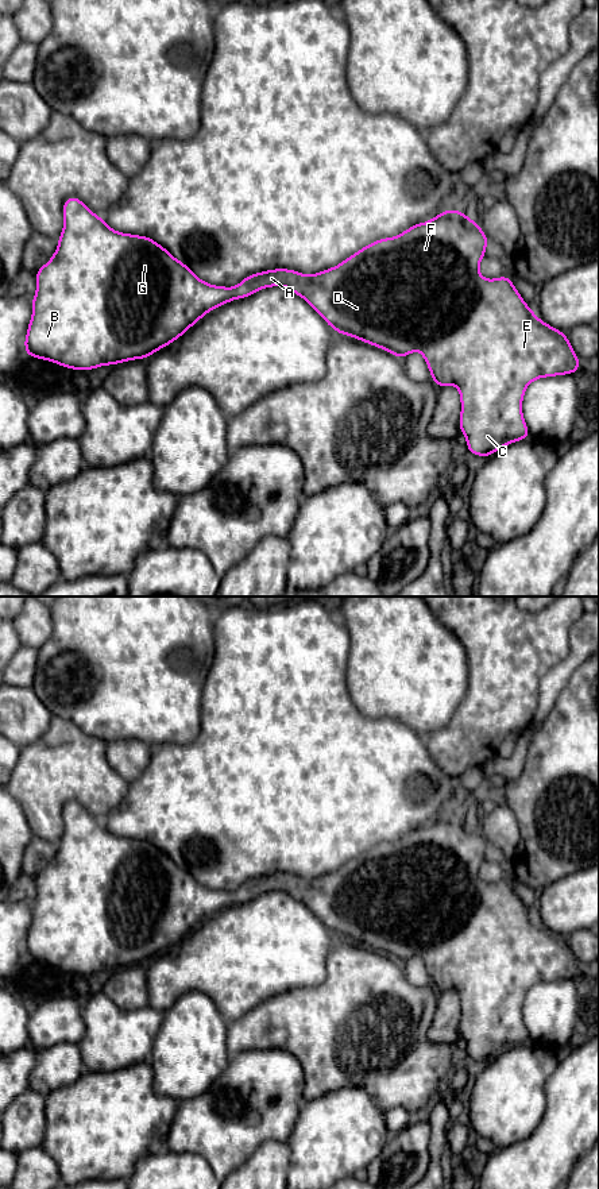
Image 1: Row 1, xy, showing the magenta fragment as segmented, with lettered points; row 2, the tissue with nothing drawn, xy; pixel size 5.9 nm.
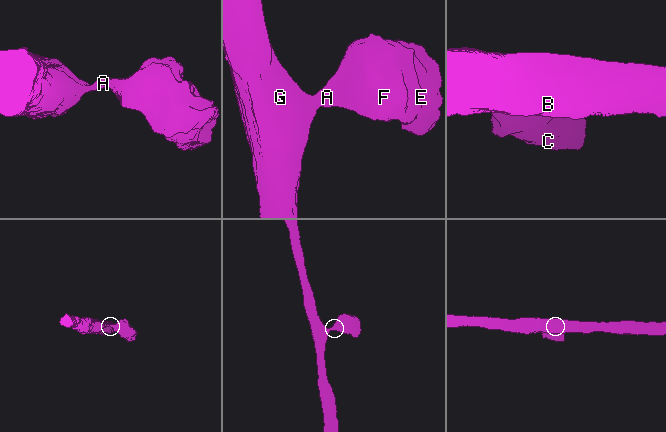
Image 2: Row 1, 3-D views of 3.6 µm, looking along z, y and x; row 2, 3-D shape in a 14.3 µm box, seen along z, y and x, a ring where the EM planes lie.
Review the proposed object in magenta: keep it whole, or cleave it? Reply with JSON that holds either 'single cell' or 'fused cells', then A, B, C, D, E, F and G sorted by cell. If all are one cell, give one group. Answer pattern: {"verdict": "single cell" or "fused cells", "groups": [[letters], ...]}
{"verdict": "single cell", "groups": [["A", "B", "C", "D", "E", "F", "G"]]}

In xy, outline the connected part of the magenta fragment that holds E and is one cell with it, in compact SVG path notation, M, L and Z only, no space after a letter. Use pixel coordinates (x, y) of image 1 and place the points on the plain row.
M70 800L63 806L63 834L58 842L58 850L51 864L35 876L36 881L36 896L31 904L32 920L28 927L27 938L24 942L26 961L35 964L49 965L57 968L61 972L70 974L97 974L101 970L109 969L116 970L123 966L135 964L147 964L150 960L165 953L173 946L178 945L188 934L190 934L198 924L213 914L228 908L233 904L241 904L250 902L256 896L282 891L291 895L298 902L304 903L322 923L335 934L339 939L351 941L362 945L374 951L382 953L389 958L398 961L399 964L406 962L413 956L422 958L426 970L430 976L430 983L437 992L455 989L460 997L461 1016L459 1023L460 1038L467 1042L467 1054L474 1061L488 1062L503 1051L521 1046L530 1042L529 1032L522 1019L522 1005L526 992L536 984L559 981L567 978L576 978L581 966L575 958L567 938L553 933L545 926L540 924L534 915L532 915L522 900L515 893L513 885L505 879L499 883L484 884L479 876L480 865L486 860L488 842L479 831L479 829L471 825L461 815L445 814L443 818L432 822L426 827L417 827L393 842L378 844L366 852L360 853L341 868L335 872L318 876L316 879L302 879L291 873L271 873L255 879L247 880L235 892L216 891L200 884L183 866L174 862L163 850L156 848L154 844L142 839L123 838L112 834L103 822L98 822L92 817L78 802Z

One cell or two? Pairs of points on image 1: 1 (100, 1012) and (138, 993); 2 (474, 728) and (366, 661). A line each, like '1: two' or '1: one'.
1: two
2: two

